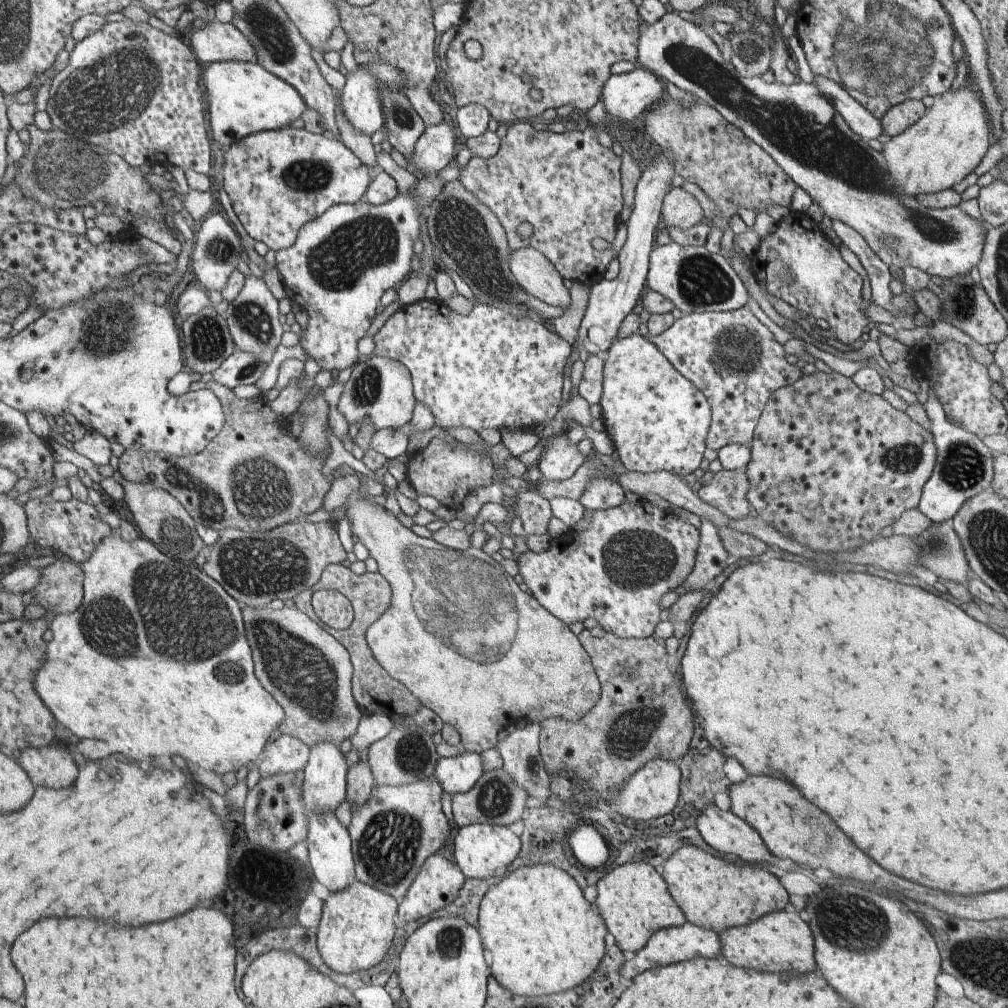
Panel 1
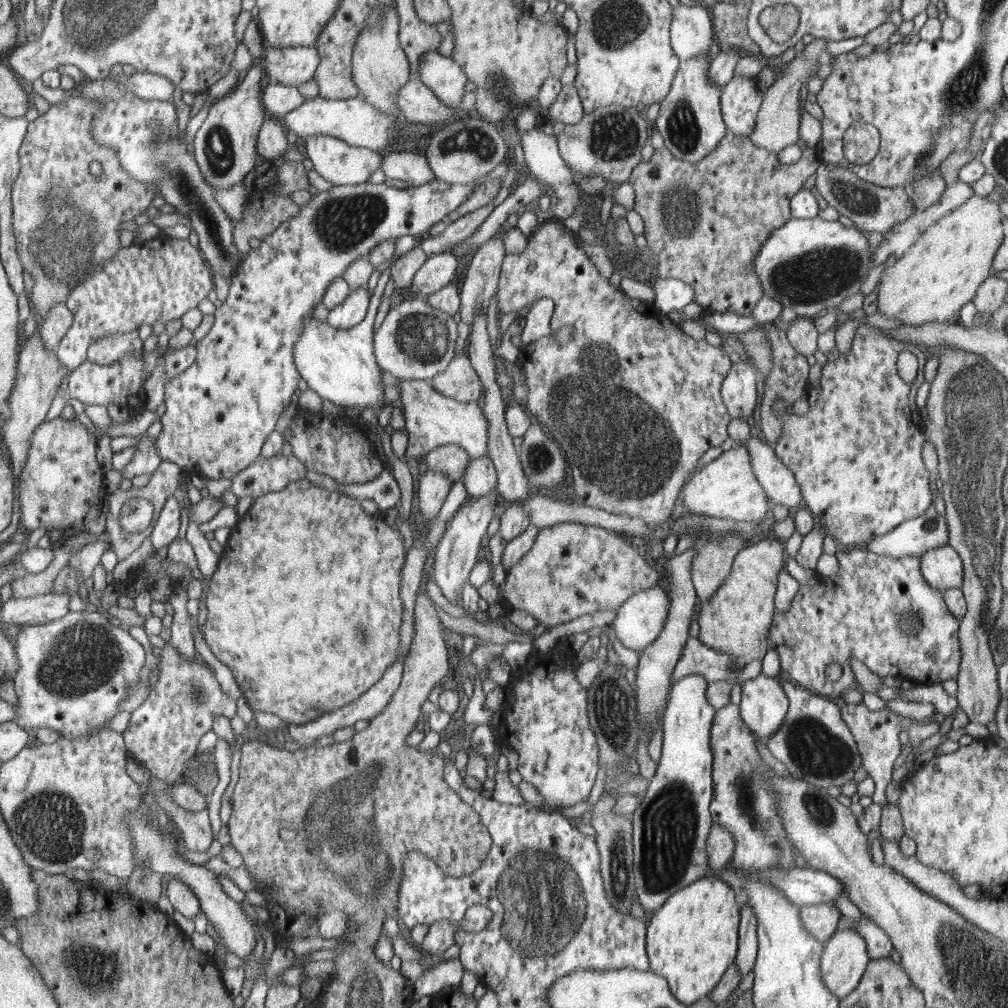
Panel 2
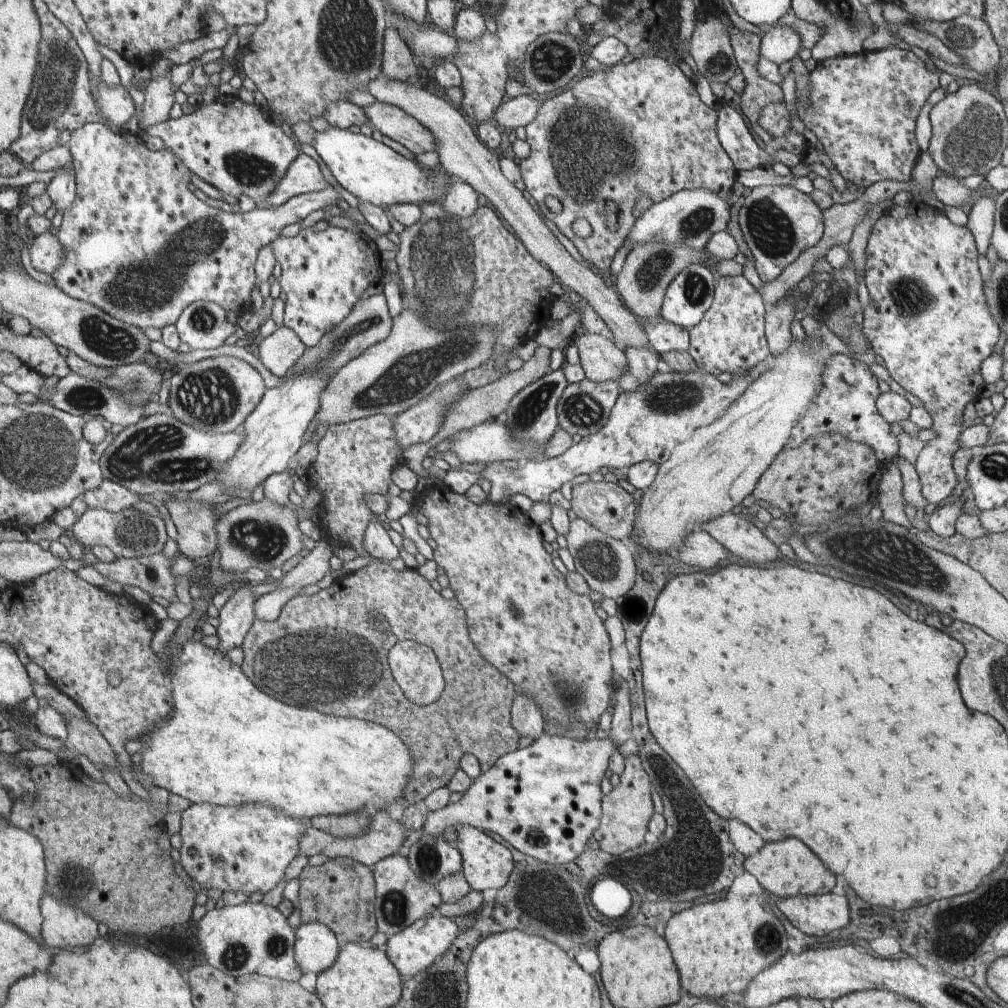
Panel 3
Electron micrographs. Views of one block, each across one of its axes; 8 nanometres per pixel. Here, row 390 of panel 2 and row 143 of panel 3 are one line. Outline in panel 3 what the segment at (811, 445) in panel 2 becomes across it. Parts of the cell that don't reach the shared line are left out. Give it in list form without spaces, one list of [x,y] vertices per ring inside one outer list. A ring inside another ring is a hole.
[[[896,47],[882,49],[881,51],[874,51],[867,48],[862,52],[862,54],[826,59],[817,63],[815,69],[809,72],[809,105],[805,107],[800,104],[797,96],[795,112],[798,114],[800,120],[804,122],[805,127],[814,132],[819,147],[828,154],[835,168],[842,175],[842,178],[844,178],[845,181],[853,182],[858,187],[862,186],[862,188],[868,188],[871,184],[878,181],[898,180],[898,182],[906,182],[912,180],[912,171],[914,170],[915,164],[921,154],[921,150],[918,148],[918,144],[914,137],[916,118],[918,118],[920,109],[924,104],[926,104],[932,91],[936,90],[936,88],[940,86],[938,82],[939,75],[940,71],[937,71],[936,73],[929,72],[926,69],[925,62],[918,58],[913,51],[907,51]]]

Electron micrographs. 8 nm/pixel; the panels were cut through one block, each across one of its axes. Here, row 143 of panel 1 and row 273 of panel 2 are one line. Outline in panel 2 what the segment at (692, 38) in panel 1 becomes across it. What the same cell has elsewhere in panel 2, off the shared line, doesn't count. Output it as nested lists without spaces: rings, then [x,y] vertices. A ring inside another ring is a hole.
[[[790,217],[788,222],[784,223],[784,226],[777,228],[774,233],[767,237],[767,240],[763,243],[763,247],[760,248],[758,255],[755,256],[754,268],[755,276],[758,278],[759,284],[764,287],[762,298],[772,298],[772,300],[779,301],[783,308],[792,308],[799,317],[815,318],[821,310],[828,309],[831,307],[838,307],[844,299],[852,297],[860,291],[860,281],[869,274],[870,258],[872,247],[869,246],[866,237],[863,236],[862,232],[856,228],[856,226],[844,226],[840,221],[826,221],[821,217],[814,217],[811,219],[798,219]]]

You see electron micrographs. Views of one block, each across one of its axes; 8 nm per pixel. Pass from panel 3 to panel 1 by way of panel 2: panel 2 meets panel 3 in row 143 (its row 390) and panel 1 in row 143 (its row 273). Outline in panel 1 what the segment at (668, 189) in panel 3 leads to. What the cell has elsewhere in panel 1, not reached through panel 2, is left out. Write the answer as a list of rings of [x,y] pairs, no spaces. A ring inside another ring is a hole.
[[[516,121],[510,124],[508,134],[501,139],[501,146],[498,153],[488,159],[474,156],[466,166],[461,168],[460,178],[458,179],[463,182],[465,188],[470,193],[474,193],[484,205],[487,205],[492,210],[492,213],[502,222],[502,226],[506,230],[511,251],[524,247],[533,247],[539,252],[542,252],[552,262],[552,265],[559,270],[564,279],[567,279],[569,282],[577,281],[588,286],[600,283],[602,276],[605,276],[604,272],[607,272],[606,268],[609,268],[608,264],[611,264],[612,260],[615,260],[617,257],[616,252],[612,248],[608,248],[608,245],[610,245],[610,242],[616,236],[616,230],[618,230],[618,214],[620,214],[622,202],[624,202],[624,198],[622,198],[622,182],[620,182],[620,156],[616,156],[610,148],[605,148],[599,144],[595,129],[595,126],[589,125],[583,132],[580,132],[580,130],[568,130],[568,132],[565,131],[564,133],[554,133],[548,129],[538,132],[538,130],[534,129],[534,123],[532,121]],[[521,224],[530,224],[532,226],[532,234],[528,238],[522,238],[520,236],[518,228],[520,228]]]

